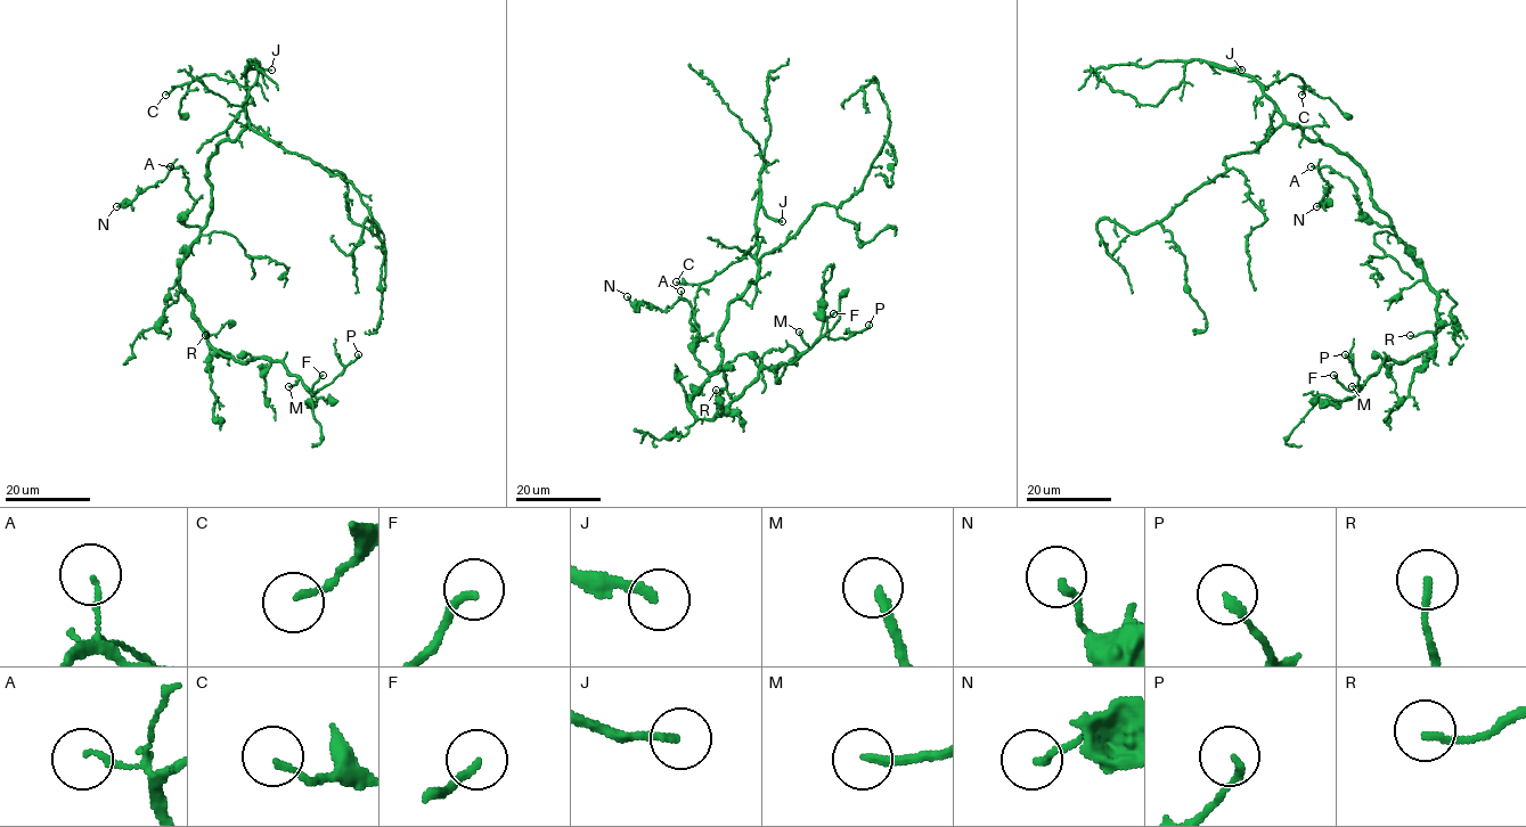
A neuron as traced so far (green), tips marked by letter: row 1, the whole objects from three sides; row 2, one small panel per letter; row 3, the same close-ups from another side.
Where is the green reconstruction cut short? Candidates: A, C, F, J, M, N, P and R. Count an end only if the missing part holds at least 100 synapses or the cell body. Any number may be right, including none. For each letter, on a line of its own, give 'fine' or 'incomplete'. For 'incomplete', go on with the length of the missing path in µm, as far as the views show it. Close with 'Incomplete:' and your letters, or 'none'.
A: fine
C: fine
F: fine
J: incomplete; about 70 µm are missing
M: fine
N: fine
P: fine
R: fine
Incomplete: J

